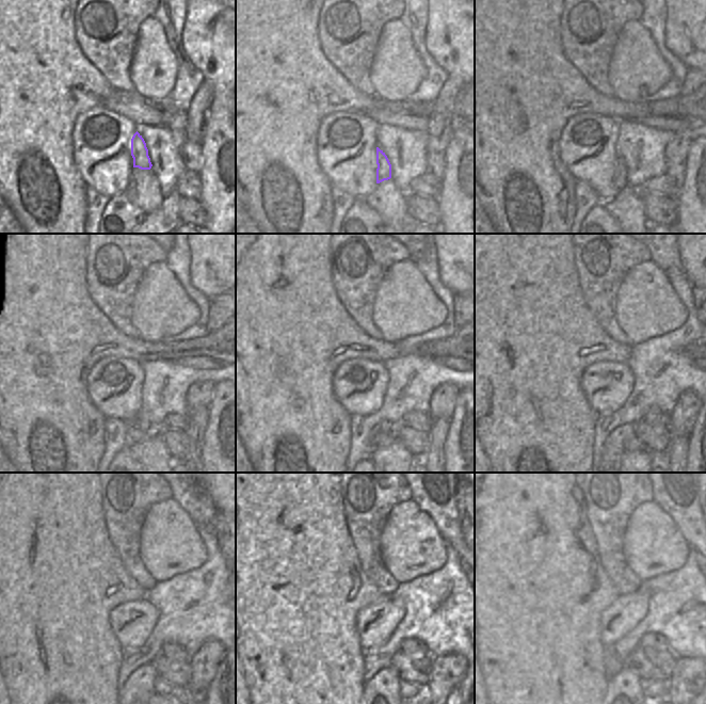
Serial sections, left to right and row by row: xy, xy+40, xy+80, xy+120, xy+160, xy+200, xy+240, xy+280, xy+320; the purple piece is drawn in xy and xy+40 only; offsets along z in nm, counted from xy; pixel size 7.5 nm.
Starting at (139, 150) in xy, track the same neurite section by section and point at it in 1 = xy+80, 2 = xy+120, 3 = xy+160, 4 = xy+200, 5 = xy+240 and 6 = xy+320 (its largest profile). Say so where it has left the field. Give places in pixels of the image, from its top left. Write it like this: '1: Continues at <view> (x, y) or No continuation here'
1: Continues at xy+80 (620, 176)
2: Continues at xy+120 (145, 426)
3: Continues at xy+160 (384, 427)
4: Continues at xy+200 (614, 448)
5: Continues at xy+240 (140, 687)
6: Continues at xy+320 (625, 689)

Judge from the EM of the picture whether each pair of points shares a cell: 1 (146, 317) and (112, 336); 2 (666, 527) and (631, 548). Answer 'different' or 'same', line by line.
1: different
2: same

